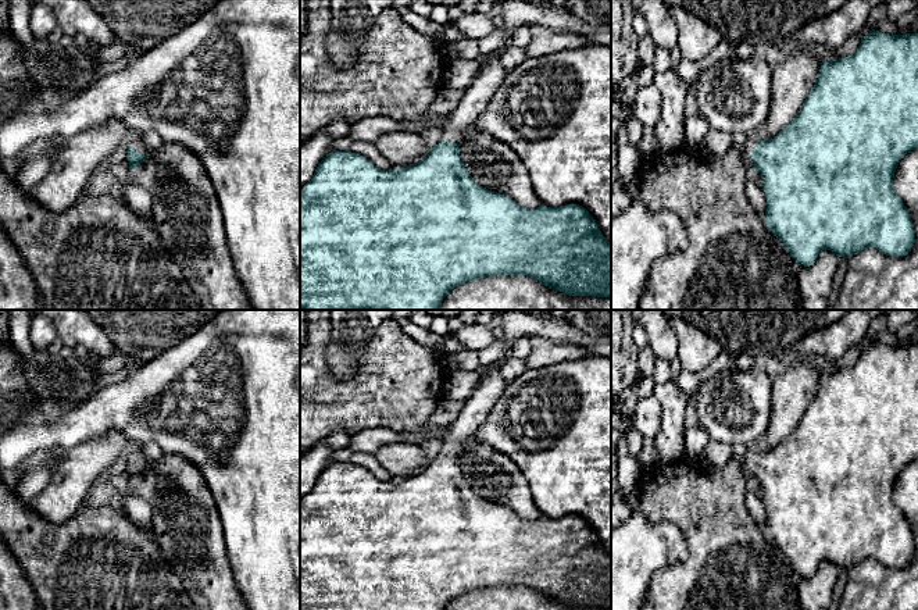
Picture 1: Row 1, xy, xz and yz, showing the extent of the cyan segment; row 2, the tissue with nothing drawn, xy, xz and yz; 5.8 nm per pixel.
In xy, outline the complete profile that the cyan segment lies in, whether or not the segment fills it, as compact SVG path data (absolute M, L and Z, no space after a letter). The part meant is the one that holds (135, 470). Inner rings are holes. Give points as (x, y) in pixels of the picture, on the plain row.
M133 446L128 457L129 481L136 481L146 471L149 463L142 446Z

